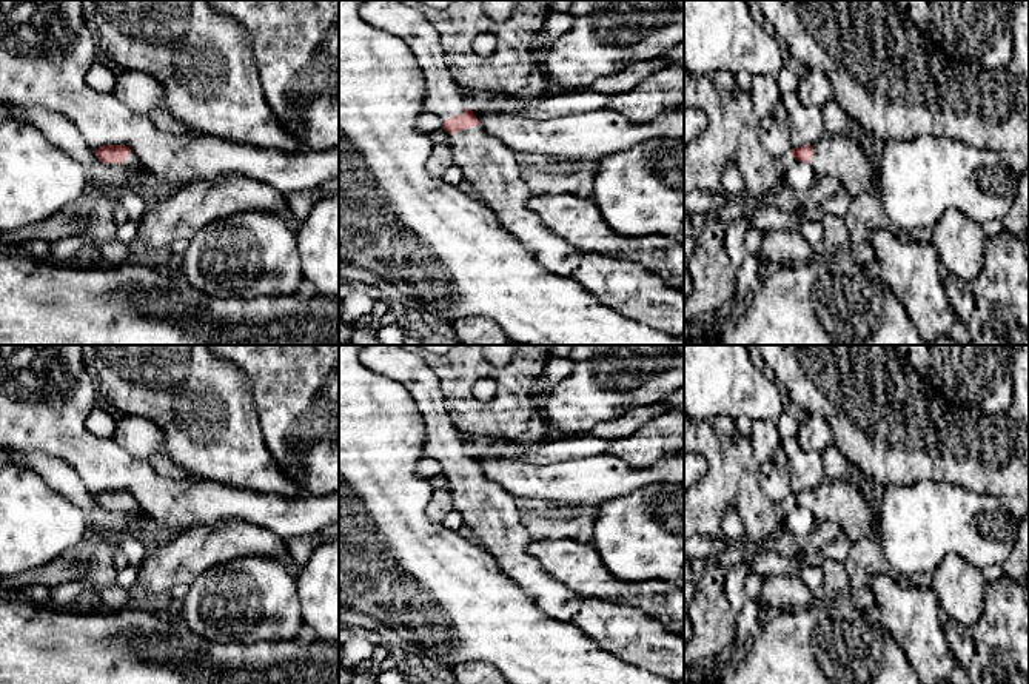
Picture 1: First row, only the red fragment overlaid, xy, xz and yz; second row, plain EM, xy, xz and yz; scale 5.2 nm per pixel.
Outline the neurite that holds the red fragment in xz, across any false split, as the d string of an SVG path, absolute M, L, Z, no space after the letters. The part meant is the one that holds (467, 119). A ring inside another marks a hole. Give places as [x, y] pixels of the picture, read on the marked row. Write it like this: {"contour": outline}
{"contour": "M360 0L359 14L373 28L394 34L408 45L424 74L424 109L442 119L442 129L451 136L454 166L471 185L473 196L494 213L502 228L525 243L545 270L578 282L601 303L644 325L684 336L684 291L675 290L662 276L649 273L636 263L578 251L527 206L531 193L521 177L516 153L479 125L468 108L465 91L454 82L445 63L439 32L416 5L405 5L401 0Z"}

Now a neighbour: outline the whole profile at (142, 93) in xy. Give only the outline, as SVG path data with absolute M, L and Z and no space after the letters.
M117 71L111 92L119 102L140 114L165 108L163 88L159 80L142 71Z

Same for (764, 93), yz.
M753 75L750 97L761 119L772 114L775 106L783 100L775 75Z

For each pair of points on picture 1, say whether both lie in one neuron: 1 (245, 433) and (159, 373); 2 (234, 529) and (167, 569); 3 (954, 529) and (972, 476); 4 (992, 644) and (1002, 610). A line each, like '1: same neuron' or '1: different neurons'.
1: same neuron
2: same neuron
3: different neurons
4: same neuron

